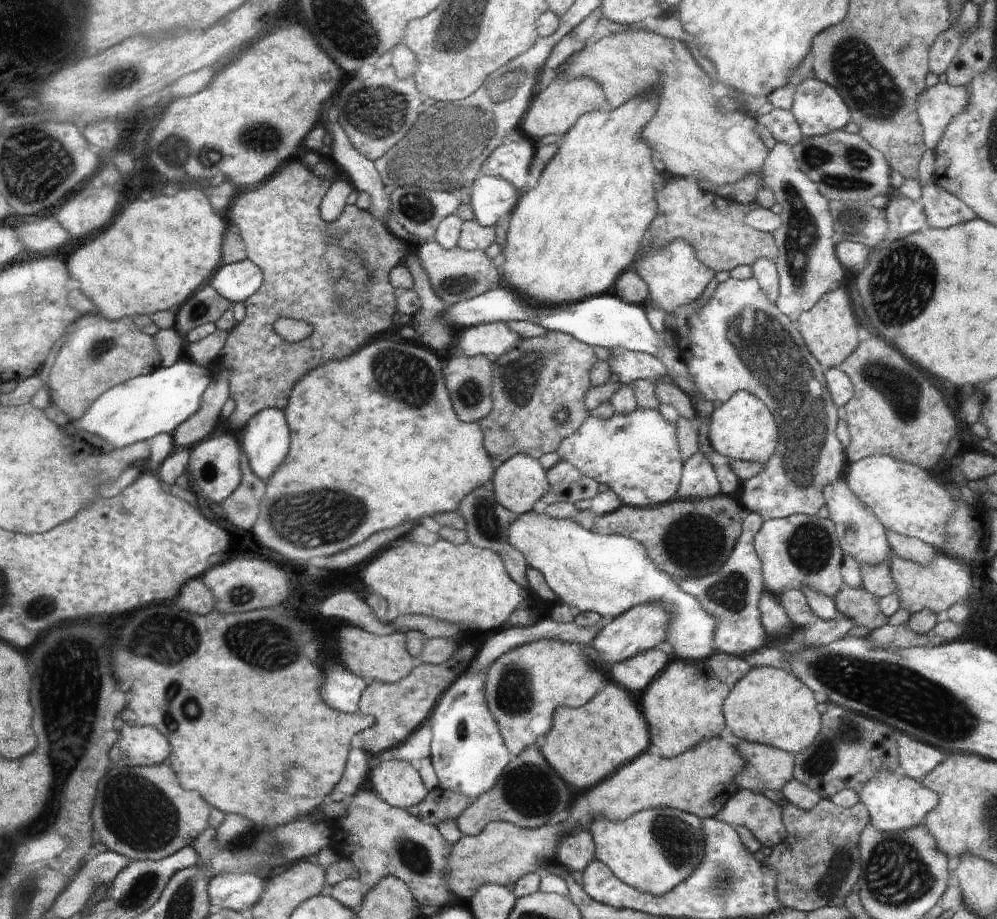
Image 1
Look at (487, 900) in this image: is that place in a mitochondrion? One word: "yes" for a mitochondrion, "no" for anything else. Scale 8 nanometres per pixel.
no

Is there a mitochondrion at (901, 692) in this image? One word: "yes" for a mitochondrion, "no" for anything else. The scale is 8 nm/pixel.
yes

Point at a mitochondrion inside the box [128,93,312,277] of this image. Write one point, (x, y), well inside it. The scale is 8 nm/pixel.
(175, 151)

